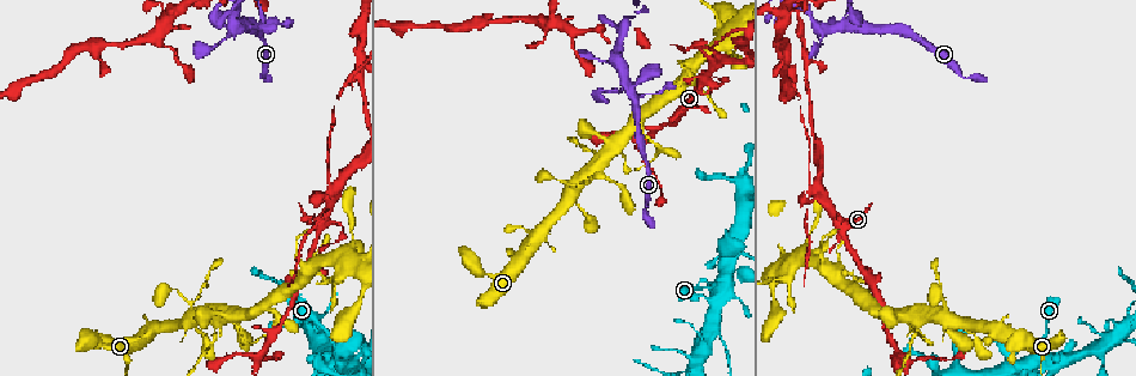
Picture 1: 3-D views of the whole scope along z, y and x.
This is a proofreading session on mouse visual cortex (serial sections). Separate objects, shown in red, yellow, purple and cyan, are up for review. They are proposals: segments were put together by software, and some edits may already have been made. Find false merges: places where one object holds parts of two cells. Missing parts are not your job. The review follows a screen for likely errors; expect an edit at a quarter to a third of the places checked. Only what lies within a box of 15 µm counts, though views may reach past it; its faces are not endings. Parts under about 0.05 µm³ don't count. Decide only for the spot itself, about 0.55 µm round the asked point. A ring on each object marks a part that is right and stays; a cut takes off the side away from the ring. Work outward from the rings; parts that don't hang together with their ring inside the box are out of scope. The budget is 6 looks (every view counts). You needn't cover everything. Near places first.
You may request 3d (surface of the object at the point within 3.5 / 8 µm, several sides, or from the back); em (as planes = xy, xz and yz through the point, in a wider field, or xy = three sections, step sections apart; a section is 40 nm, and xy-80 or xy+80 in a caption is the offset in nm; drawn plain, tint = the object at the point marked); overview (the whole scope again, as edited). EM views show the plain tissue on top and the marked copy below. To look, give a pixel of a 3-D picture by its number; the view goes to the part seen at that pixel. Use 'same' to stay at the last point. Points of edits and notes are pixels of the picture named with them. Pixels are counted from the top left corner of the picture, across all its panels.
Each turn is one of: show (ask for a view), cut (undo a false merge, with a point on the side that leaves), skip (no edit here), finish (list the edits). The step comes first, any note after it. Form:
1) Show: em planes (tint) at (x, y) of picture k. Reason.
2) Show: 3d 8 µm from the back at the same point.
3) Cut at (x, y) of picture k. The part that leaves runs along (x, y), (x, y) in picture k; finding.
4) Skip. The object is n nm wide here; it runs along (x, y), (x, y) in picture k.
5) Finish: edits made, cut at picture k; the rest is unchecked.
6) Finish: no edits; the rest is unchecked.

Show: em xy step 3 (tint) at (723, 287) of picture 1. Arms run side by side.

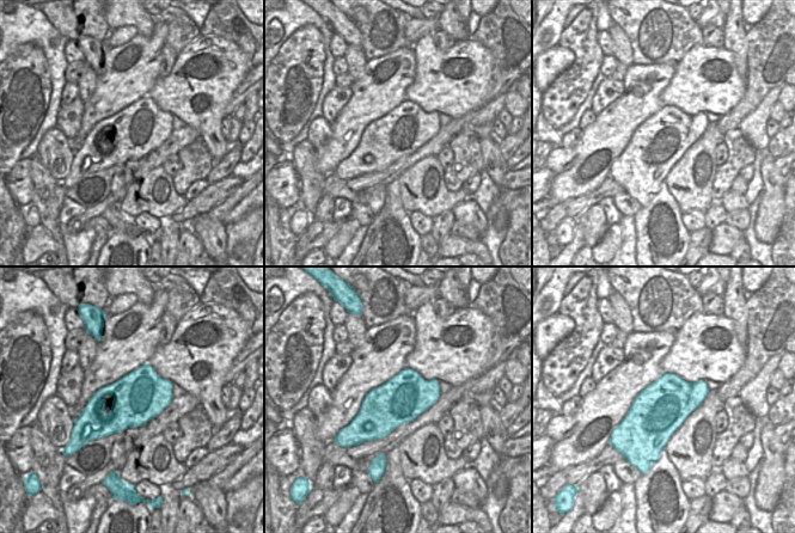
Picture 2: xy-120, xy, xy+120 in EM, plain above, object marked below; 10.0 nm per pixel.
Show: 3d 3.5 µm at the same point. Wider look.

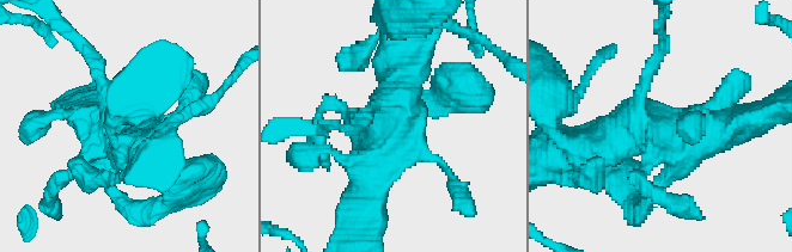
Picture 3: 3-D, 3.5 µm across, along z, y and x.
Skip. It runs along (652, 67), (634, 118), (723, 129) in picture 3; all the same cell.

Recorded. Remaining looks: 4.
Show: 3d 3.5 µm at (180, 293) of picture 1.

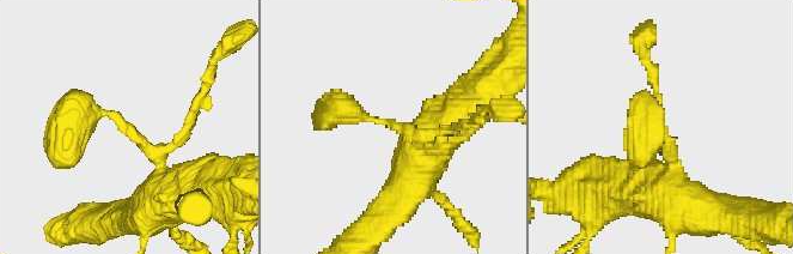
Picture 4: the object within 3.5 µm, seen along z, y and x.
Show: em planes (tint) at (380, 122) of picture 4. The arms are 200, 450 nm wide.

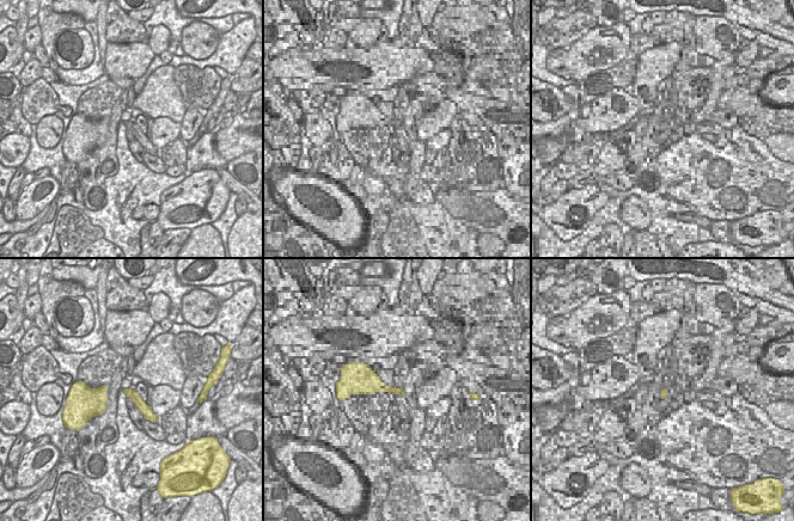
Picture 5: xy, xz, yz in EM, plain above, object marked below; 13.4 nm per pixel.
Skip. It runs along (428, 139), (392, 124), (325, 106) in picture 4; one cell here.

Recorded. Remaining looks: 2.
Show: 3d 3.5 µm at (213, 325) of picture 1. Calibre changes.

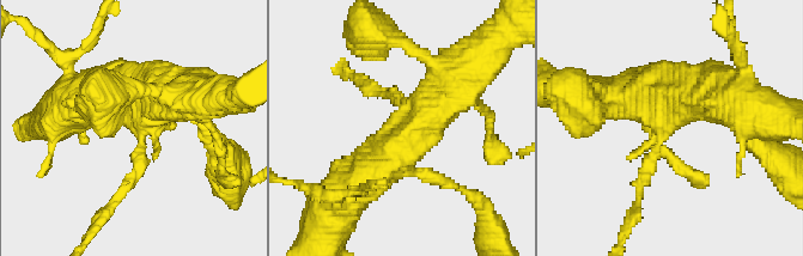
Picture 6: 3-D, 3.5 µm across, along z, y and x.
Show: em xy step 3 (tint) at (662, 130) of picture 6.

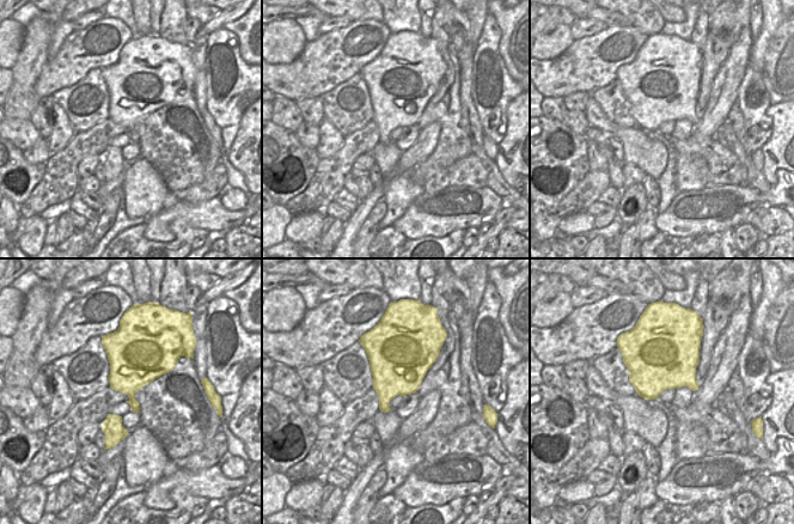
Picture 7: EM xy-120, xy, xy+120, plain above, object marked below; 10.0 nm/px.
Skip. It runs along (698, 90), (668, 93), (637, 200) in picture 6; all the same cell.

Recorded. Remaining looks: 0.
Finish: no edits; the rest is unchecked.

